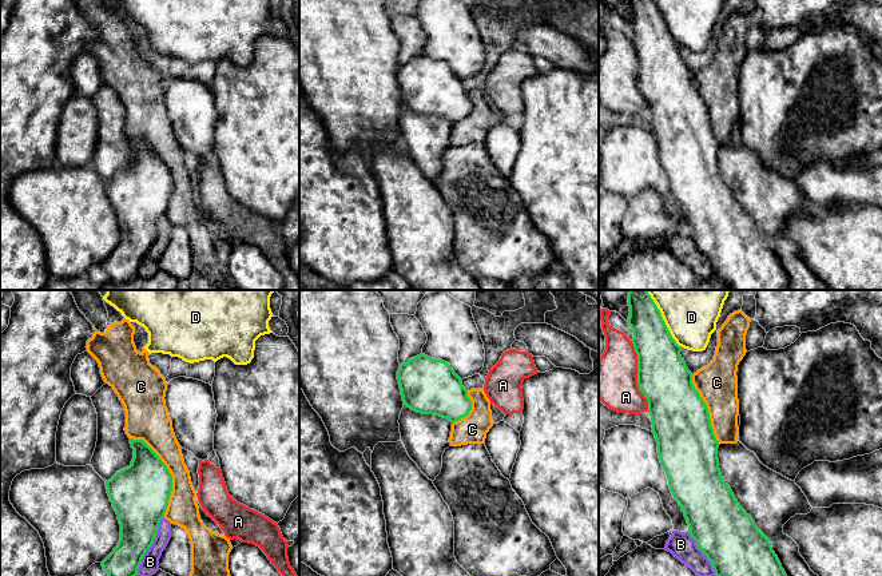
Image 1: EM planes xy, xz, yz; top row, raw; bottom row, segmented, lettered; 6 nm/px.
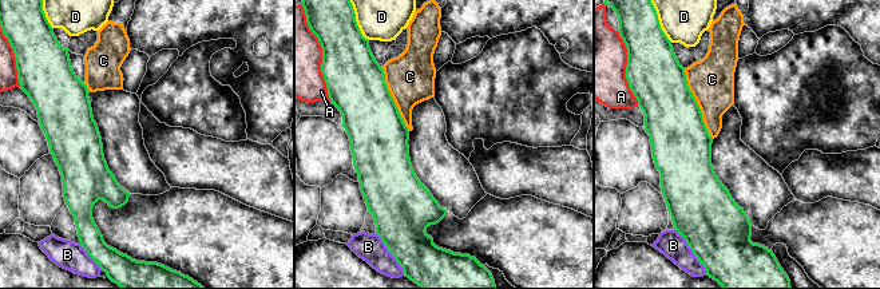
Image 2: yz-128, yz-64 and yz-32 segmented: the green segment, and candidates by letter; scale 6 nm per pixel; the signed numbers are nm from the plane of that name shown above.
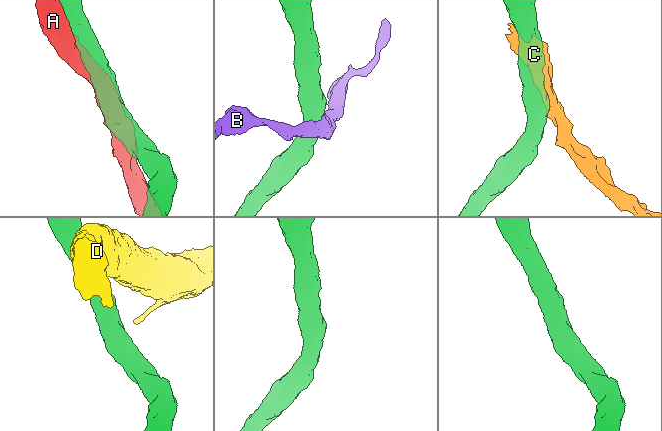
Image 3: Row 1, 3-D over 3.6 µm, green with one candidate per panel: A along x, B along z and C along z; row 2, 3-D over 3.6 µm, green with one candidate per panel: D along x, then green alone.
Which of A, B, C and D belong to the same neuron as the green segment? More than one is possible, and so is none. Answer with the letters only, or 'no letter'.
no letter

